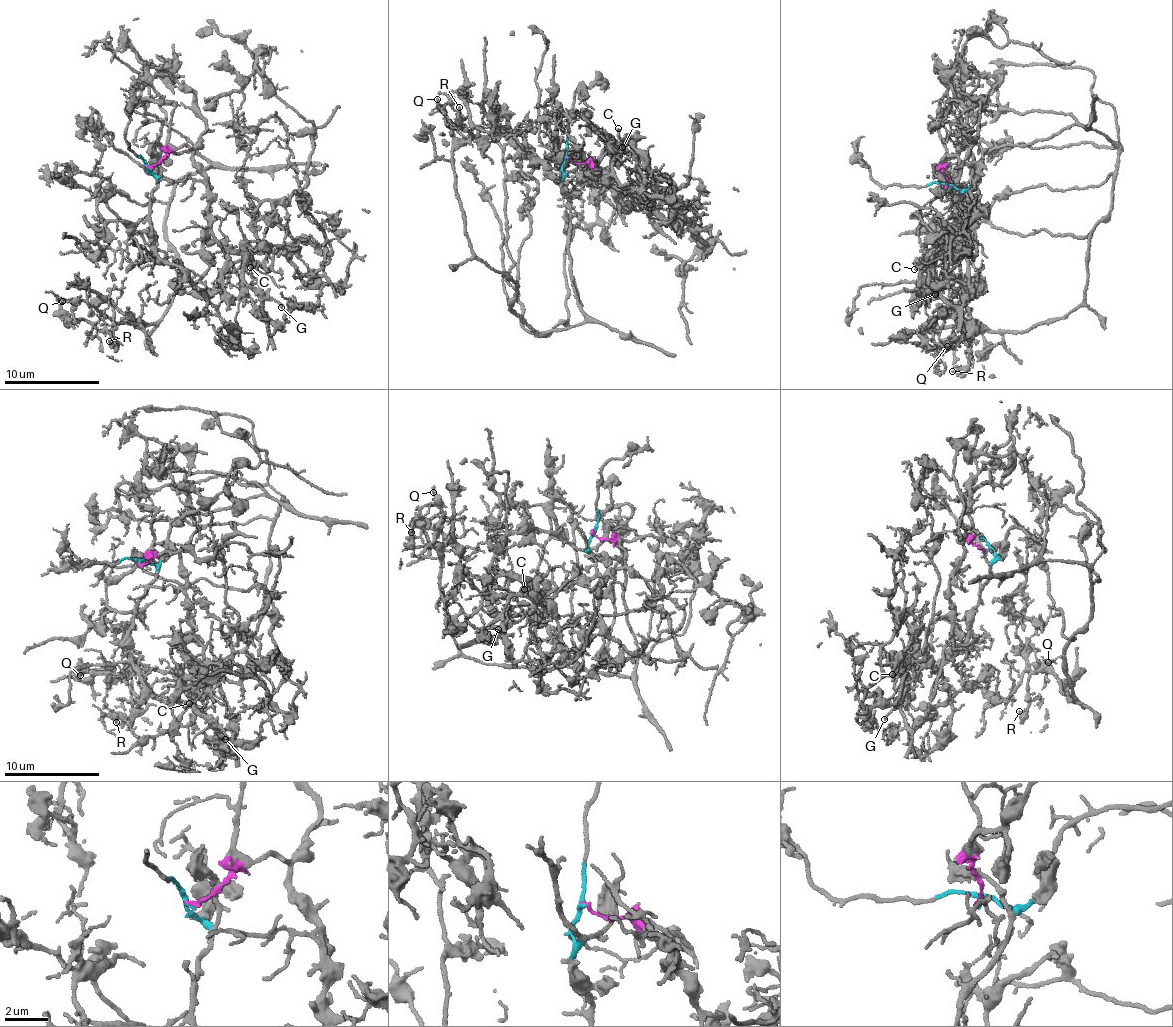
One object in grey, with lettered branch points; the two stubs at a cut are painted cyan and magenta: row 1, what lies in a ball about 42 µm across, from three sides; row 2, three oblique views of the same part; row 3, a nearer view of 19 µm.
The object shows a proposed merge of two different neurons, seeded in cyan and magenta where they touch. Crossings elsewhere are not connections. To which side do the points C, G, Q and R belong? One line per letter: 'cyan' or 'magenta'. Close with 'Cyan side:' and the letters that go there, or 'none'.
C: magenta
G: magenta
Q: cyan
R: cyan
Cyan side: Q, R

